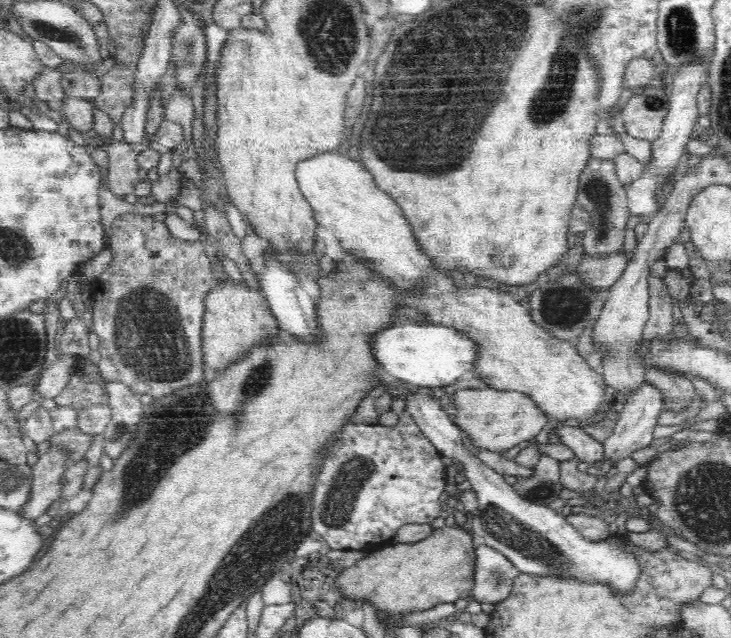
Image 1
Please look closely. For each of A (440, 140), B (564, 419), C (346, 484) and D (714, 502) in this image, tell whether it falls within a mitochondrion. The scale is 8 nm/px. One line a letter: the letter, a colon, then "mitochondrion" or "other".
A: mitochondrion
B: other
C: mitochondrion
D: mitochondrion

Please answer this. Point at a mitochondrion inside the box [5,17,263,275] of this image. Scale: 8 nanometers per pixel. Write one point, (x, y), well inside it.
(70, 35)

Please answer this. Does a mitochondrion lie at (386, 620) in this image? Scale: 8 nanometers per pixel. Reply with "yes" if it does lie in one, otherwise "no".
no

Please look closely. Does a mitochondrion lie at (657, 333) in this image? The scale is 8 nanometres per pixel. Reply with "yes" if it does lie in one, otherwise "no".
no

